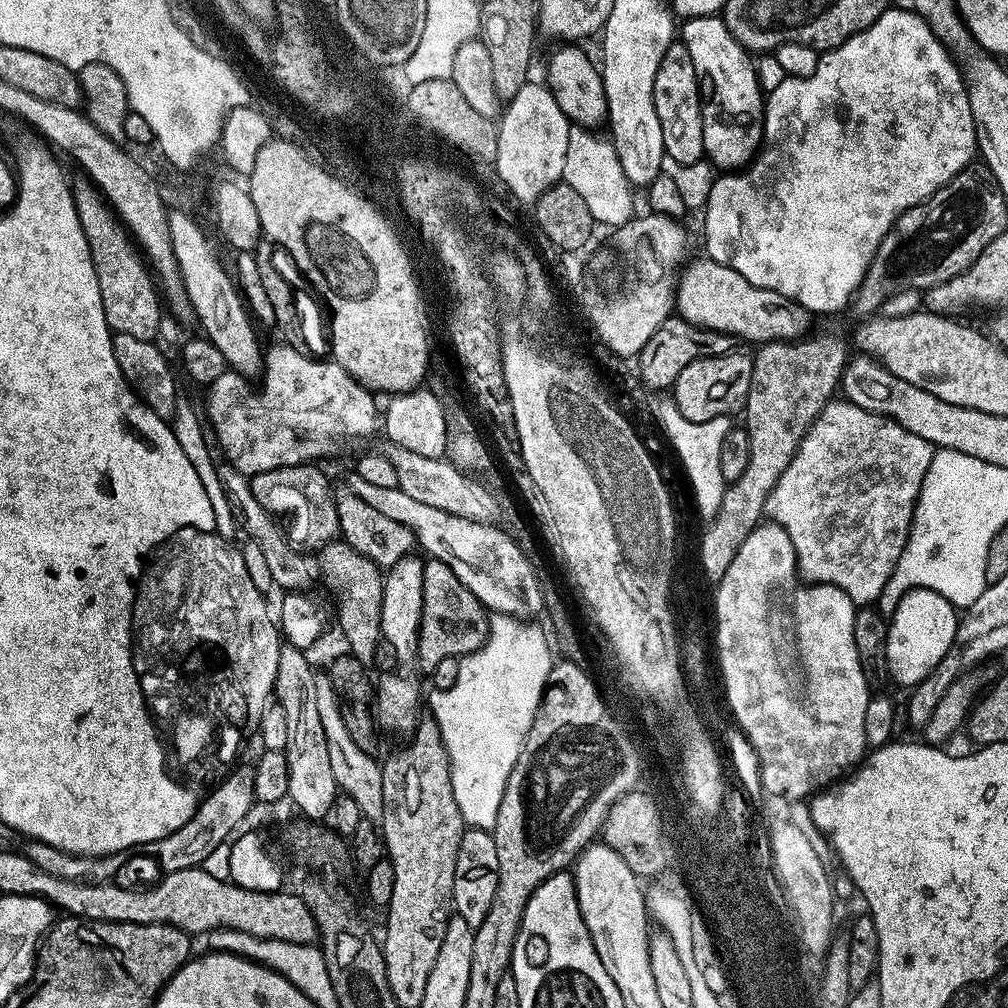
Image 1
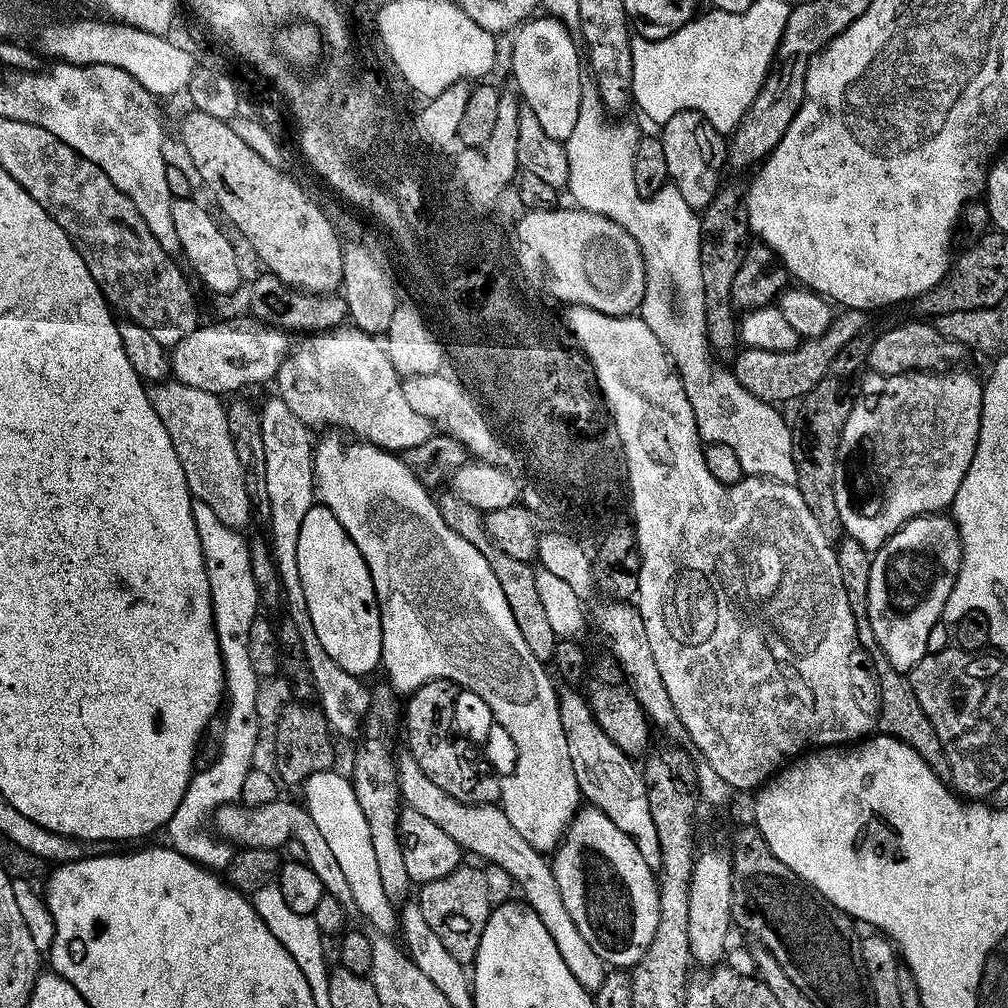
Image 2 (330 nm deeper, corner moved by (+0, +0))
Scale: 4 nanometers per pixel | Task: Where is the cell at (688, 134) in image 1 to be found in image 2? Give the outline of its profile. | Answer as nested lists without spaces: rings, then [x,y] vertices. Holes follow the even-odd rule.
[[[682,110],[662,125],[658,137],[666,158],[668,180],[676,187],[675,195],[690,210],[708,208],[722,187],[720,175],[728,159],[726,136],[716,130],[702,112]]]

